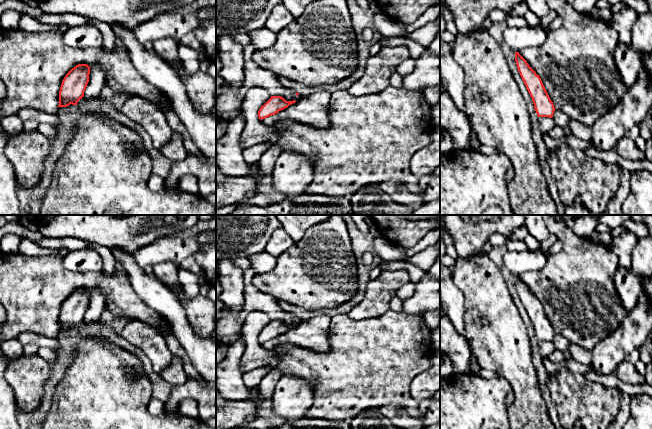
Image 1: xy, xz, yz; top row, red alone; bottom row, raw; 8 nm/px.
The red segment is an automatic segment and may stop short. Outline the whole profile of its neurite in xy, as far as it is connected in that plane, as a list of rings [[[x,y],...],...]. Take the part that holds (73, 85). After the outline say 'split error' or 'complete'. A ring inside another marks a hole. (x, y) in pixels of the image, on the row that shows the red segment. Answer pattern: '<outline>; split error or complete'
[[[78,64],[66,74],[59,91],[58,107],[77,105],[77,102],[84,97],[89,74],[90,67],[87,64]]]; complete

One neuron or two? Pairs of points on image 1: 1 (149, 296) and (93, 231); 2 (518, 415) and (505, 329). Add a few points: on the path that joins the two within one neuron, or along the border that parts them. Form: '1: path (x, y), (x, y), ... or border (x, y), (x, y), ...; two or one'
1: border (109, 247), (119, 247), (132, 253); two
2: path (521, 394), (521, 374), (506, 350); one

